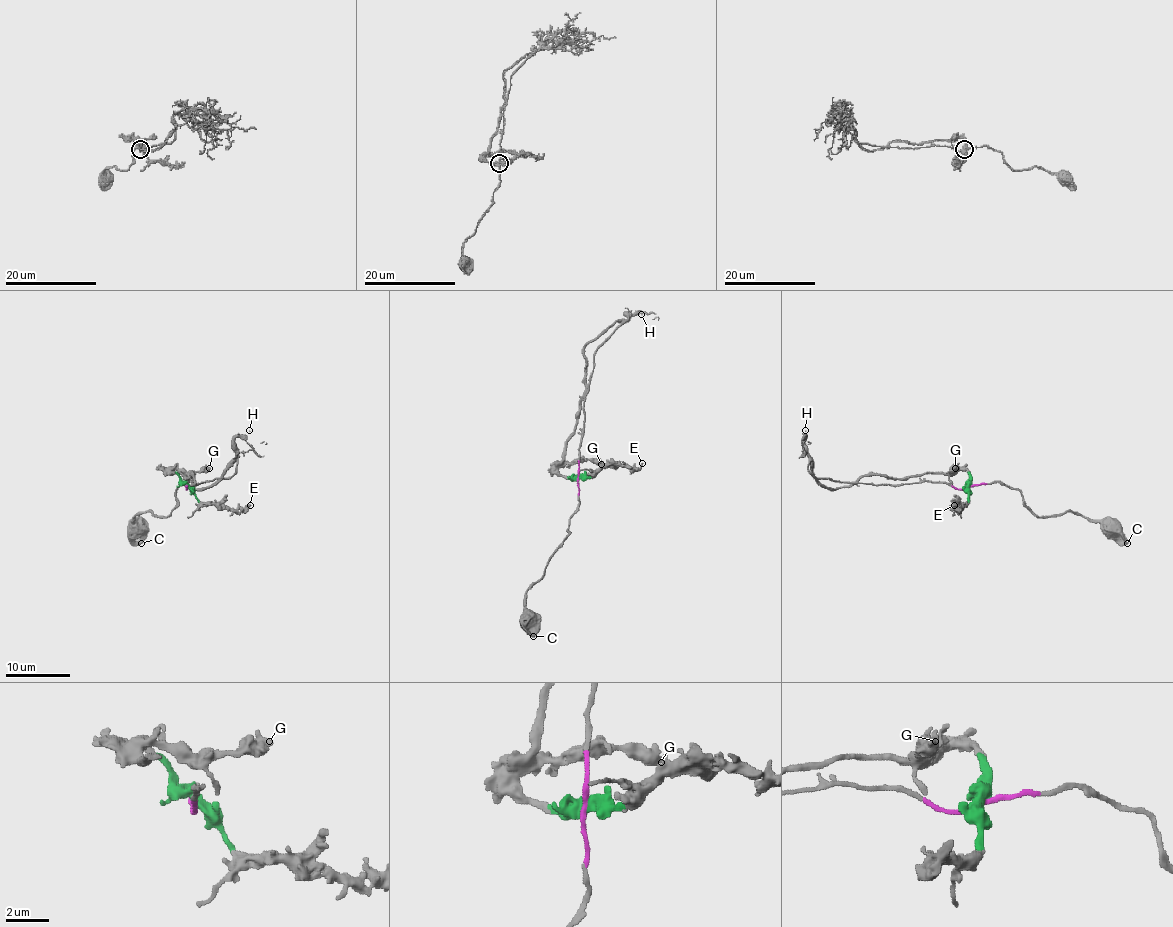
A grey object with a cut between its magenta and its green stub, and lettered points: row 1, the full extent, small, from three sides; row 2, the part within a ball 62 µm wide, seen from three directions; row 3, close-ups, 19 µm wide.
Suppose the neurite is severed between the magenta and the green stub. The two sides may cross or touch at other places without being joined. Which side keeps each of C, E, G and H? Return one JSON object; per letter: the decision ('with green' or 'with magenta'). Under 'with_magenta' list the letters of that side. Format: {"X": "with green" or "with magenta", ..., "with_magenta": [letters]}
{"C": "with magenta", "E": "with green", "G": "with green", "H": "with green", "with_magenta": ["C"]}

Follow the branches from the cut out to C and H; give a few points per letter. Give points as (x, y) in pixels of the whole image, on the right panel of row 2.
C: (968, 487), (999, 482), (1017, 488), (1038, 516), (1077, 511), (1085, 518), (1100, 519), (1127, 544)
H: (968, 487), (968, 472), (955, 471), (888, 479), (864, 474), (849, 485), (827, 488), (815, 477), (806, 430)

